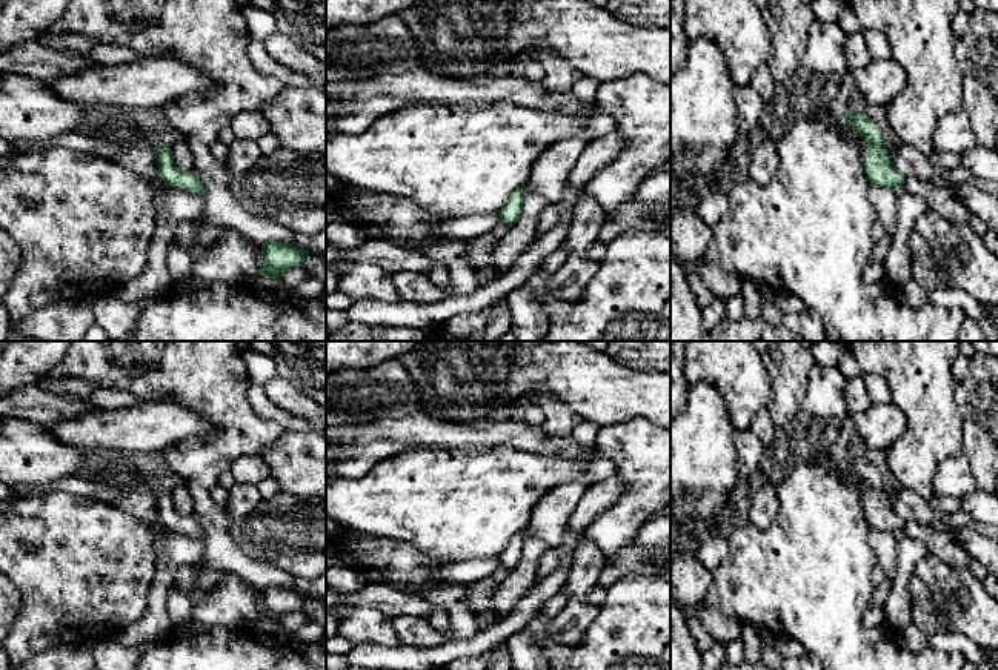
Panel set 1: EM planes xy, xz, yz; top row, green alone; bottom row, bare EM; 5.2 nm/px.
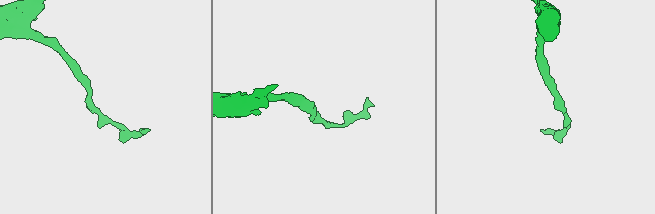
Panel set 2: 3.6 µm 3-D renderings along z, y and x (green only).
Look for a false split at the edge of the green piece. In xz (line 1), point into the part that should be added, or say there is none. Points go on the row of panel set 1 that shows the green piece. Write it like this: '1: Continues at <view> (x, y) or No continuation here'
1: No continuation here

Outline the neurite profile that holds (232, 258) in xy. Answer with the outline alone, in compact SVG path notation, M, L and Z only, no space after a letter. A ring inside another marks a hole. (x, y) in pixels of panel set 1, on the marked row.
M229 229L192 263L194 277L226 283L252 281L258 277L255 263L258 252L258 244L241 232Z

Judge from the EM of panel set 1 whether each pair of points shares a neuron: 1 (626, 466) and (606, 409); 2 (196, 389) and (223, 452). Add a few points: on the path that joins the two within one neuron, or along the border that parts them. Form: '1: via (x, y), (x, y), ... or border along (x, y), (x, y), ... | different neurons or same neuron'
1: border along (646, 418), (635, 417), (602, 427) | different neurons
2: via (211, 404), (228, 421), (228, 437) | same neuron

